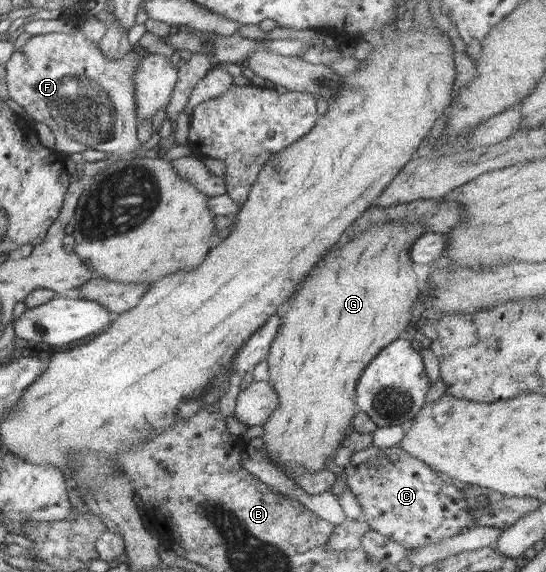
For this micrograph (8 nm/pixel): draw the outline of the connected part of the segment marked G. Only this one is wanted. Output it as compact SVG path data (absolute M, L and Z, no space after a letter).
M402 221L402 225L398 223L388 223L388 225L376 225L376 227L370 227L370 231L364 231L360 233L358 237L356 235L346 243L338 242L332 250L336 249L336 256L332 258L326 258L326 263L324 267L320 269L318 275L308 275L308 278L304 278L304 281L298 286L296 290L297 295L296 299L290 303L290 309L286 313L280 315L281 325L278 329L278 334L272 344L270 345L270 350L268 351L268 357L266 357L266 363L269 365L269 379L268 383L274 388L274 391L278 394L280 403L278 403L278 409L272 413L272 417L266 420L266 423L263 423L264 433L260 435L261 441L263 442L263 448L265 448L265 453L267 453L267 459L273 462L274 465L278 468L285 469L287 477L291 481L298 481L295 479L295 471L318 471L320 469L326 468L326 463L328 461L333 461L334 454L338 451L338 448L341 446L341 443L345 440L346 431L348 427L351 426L352 419L354 415L358 413L356 405L356 386L362 372L368 367L368 364L380 354L382 349L390 345L396 339L400 337L399 334L405 331L410 322L410 316L412 315L413 306L417 303L417 298L421 293L420 290L420 277L414 273L414 262L410 259L409 249L410 246L414 243L415 239L418 239L418 236L424 233L425 225L421 223L414 223L414 225L408 225L408 223Z

